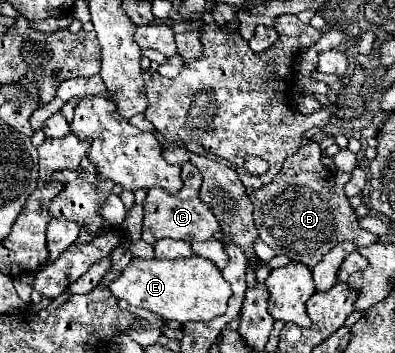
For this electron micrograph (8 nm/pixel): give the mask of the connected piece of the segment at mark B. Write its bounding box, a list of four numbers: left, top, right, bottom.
[253,141,377,267]

